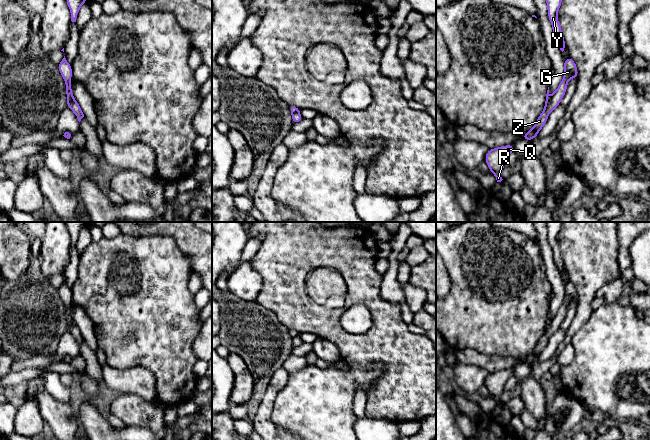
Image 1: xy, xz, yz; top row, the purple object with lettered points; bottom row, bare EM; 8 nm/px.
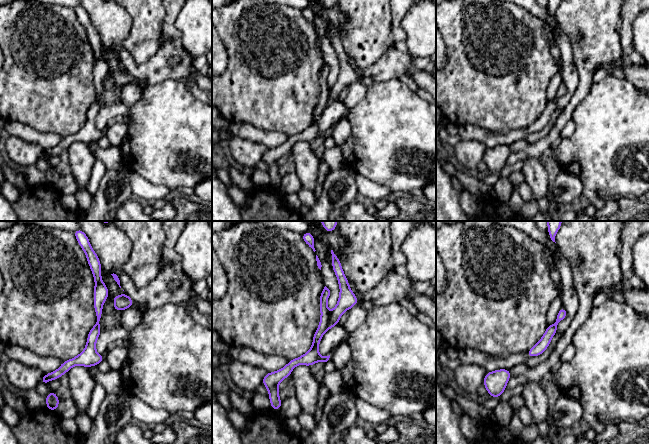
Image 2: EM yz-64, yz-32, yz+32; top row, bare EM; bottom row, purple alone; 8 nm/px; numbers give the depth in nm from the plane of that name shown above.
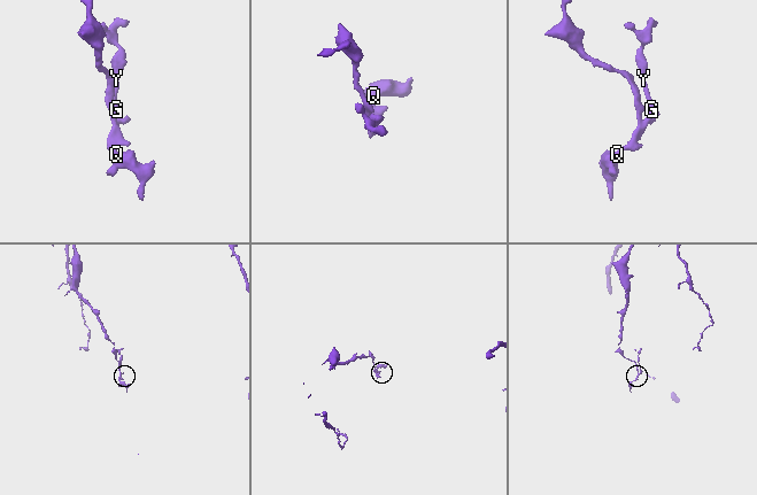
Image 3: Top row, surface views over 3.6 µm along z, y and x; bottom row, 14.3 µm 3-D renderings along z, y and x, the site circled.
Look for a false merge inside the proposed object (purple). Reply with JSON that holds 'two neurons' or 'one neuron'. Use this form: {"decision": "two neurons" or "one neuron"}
{"decision": "two neurons"}

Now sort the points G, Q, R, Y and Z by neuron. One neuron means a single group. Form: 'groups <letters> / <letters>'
groups G Y Z / Q R

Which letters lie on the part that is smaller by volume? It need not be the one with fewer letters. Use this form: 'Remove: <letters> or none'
Remove: G, Y, Z

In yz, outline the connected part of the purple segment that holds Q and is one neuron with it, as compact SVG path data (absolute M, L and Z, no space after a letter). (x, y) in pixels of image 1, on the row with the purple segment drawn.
M514 143L495 149L489 149L485 156L485 162L487 163L490 172L496 176L497 182L501 182L501 172L505 167L504 162L506 158L514 152Z

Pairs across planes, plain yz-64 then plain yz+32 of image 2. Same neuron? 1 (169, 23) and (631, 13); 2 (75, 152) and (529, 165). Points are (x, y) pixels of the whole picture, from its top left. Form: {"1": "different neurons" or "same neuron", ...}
{"1": "same neuron", "2": "same neuron"}

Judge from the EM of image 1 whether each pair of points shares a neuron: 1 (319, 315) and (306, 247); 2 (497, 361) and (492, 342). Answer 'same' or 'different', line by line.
1: same
2: different

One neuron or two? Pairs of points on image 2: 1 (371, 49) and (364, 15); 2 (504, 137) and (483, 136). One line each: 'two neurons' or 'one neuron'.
1: one neuron
2: one neuron

